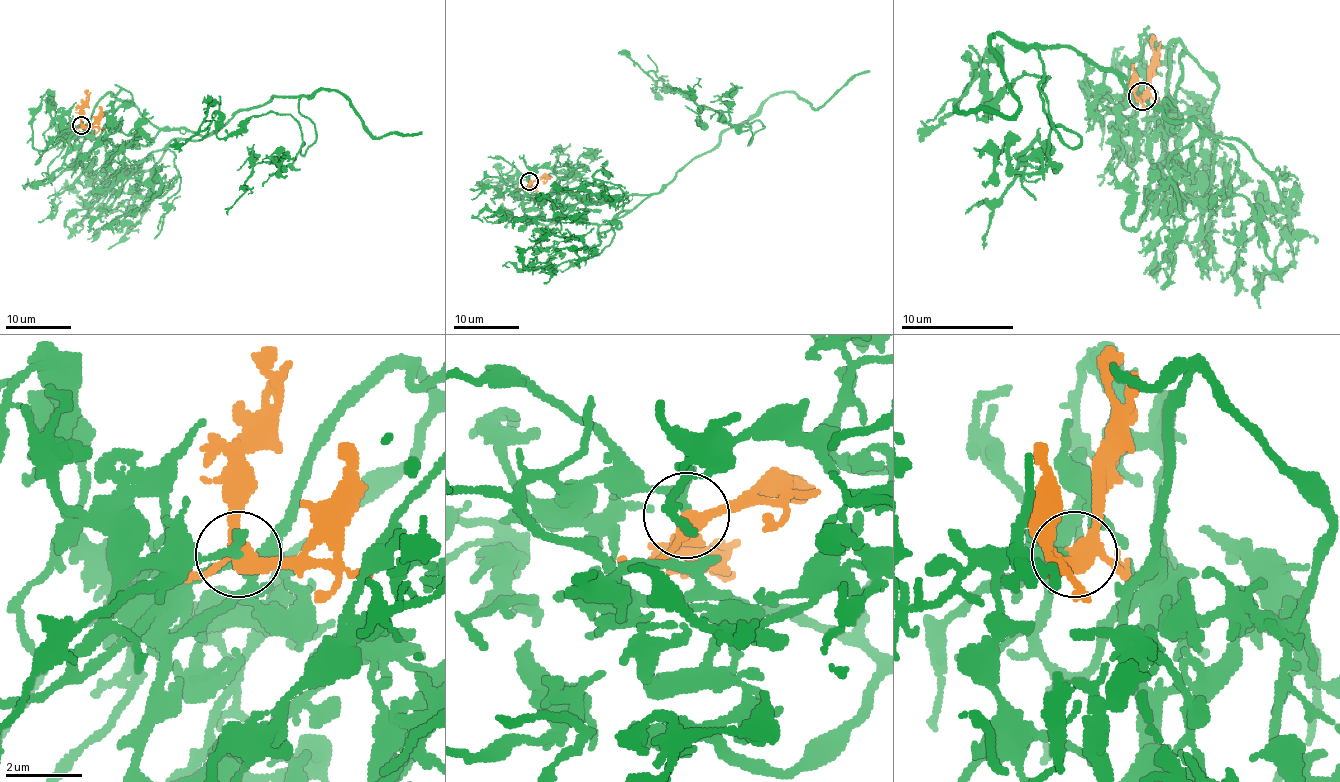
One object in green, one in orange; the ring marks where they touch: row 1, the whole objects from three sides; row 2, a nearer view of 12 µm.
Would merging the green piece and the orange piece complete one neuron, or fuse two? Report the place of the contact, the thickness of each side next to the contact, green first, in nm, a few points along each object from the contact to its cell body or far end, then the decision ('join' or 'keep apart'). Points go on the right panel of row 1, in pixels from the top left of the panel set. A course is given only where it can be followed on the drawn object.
at (1142, 96); 160 nm thick on the green side, 320 nm on the other; green runs (1141, 95), (1178, 42), (1164, 112), (1040, 47), (1074, 148), (1049, 78), (953, 103), (1004, 44); orange runs (1141, 95), (1150, 61), (1158, 50), (1155, 36); join

